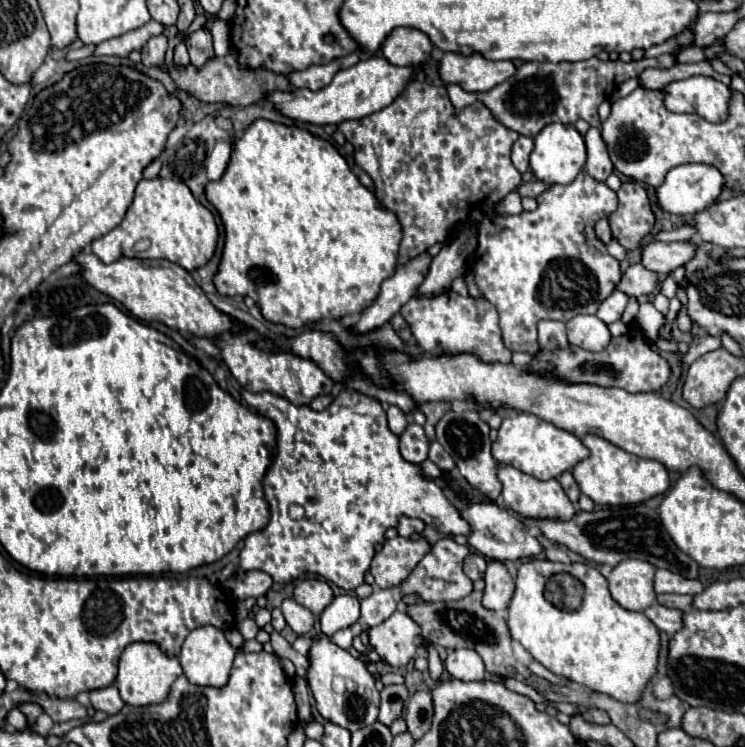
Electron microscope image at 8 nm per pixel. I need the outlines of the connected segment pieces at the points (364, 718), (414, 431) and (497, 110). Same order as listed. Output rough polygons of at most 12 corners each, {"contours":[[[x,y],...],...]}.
{"contours":[[[324,633],[310,649],[318,713],[348,729],[378,719],[374,679]],[[410,423],[400,435],[400,453],[410,463],[428,457],[428,439]],[[526,61],[480,93],[494,119],[534,137],[548,123],[600,127],[598,105],[648,67]]]}

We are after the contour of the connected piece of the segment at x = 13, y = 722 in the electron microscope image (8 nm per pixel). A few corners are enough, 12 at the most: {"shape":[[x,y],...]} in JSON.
{"shape":[[18,709],[10,711],[12,729],[30,729],[26,715]]}

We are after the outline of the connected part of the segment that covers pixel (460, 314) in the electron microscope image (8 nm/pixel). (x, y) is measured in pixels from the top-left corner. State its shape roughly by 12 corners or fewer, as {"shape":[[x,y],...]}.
{"shape":[[454,291],[402,307],[428,355],[510,363],[498,313]]}

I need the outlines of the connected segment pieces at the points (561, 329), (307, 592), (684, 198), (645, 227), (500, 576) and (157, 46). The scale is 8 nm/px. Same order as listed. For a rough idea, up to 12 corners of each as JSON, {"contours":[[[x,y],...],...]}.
{"contours":[[[540,321],[542,349],[568,347],[562,321]],[[304,579],[294,601],[316,617],[330,605],[334,593],[326,581]],[[678,165],[656,189],[662,211],[694,215],[722,191],[720,171]],[[626,181],[608,217],[624,249],[650,233],[654,213],[646,191]],[[500,561],[486,569],[482,607],[502,611],[514,581]],[[152,37],[142,49],[146,67],[164,63],[168,39]]]}

